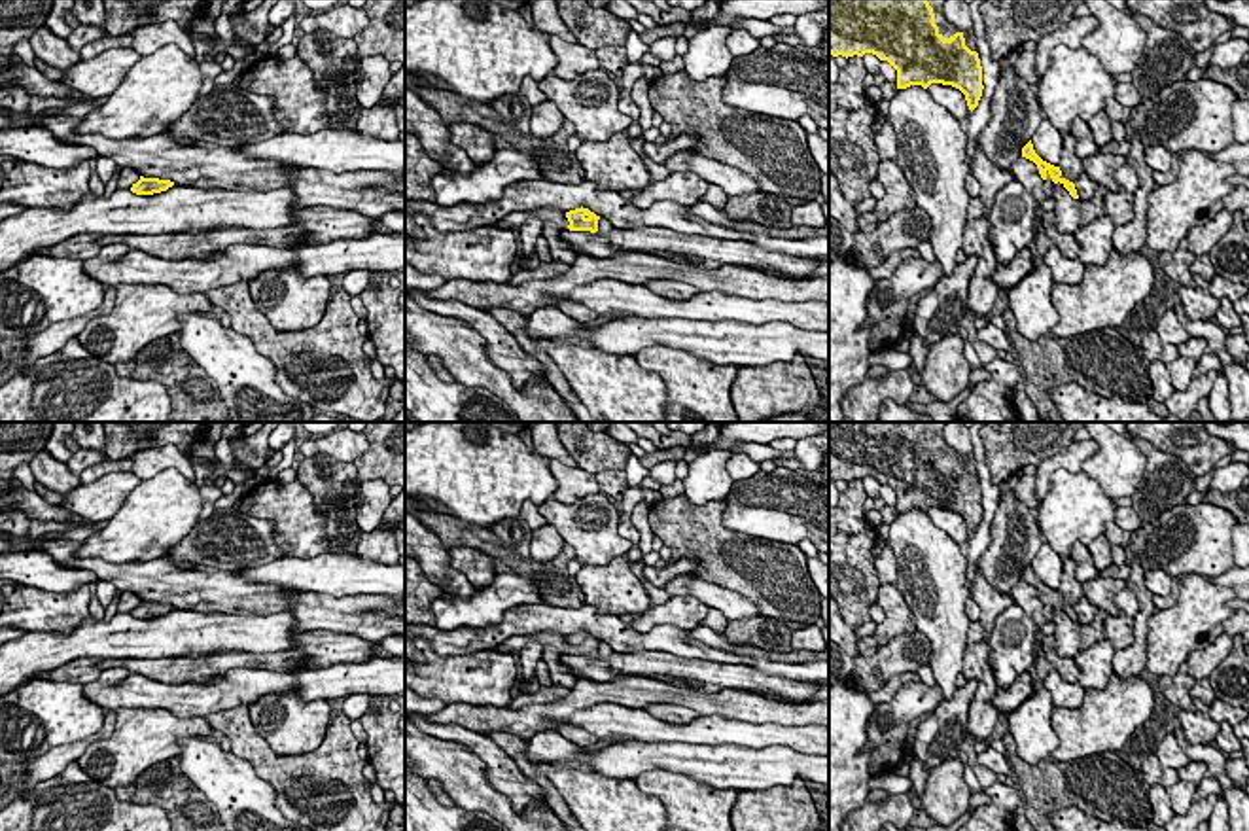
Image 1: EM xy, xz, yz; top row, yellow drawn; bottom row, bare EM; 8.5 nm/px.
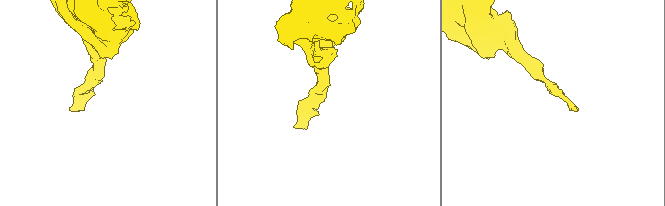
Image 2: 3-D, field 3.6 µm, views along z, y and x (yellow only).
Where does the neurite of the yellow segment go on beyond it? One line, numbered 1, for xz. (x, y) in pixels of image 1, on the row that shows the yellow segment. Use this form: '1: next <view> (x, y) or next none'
1: next none

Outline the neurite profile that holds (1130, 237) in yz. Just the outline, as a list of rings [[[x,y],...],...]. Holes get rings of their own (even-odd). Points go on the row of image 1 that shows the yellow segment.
[[[1134,133],[1130,153],[1126,155],[1126,163],[1130,163],[1137,176],[1139,187],[1134,193],[1134,220],[1126,225],[1118,225],[1113,233],[1113,246],[1118,254],[1141,252],[1145,246],[1145,225],[1147,225],[1147,197],[1156,187],[1152,180],[1152,168],[1145,163],[1145,148],[1139,136]]]

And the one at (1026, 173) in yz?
[[[1020,155],[1011,165],[1011,172],[1014,174],[1014,180],[1020,182],[1037,203],[1047,201],[1047,193],[1043,191],[1045,180],[1041,178],[1039,168],[1033,161]]]

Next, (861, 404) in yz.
[[[895,369],[880,379],[867,377],[842,398],[844,422],[878,422],[878,413],[886,399],[906,405],[912,390],[908,371]]]

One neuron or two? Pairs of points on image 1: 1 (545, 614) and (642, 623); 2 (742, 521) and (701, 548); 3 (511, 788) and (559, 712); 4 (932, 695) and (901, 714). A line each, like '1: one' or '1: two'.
1: two
2: two
3: two
4: one

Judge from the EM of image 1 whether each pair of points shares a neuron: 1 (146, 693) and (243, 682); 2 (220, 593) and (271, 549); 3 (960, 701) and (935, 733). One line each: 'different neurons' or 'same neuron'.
1: same neuron
2: different neurons
3: same neuron

